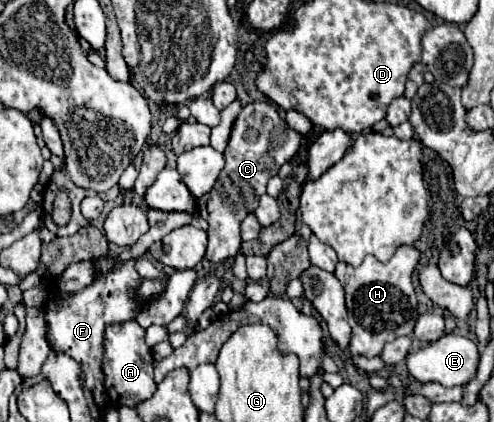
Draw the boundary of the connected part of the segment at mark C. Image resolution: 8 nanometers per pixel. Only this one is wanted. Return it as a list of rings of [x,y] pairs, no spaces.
[[[249,103],[241,109],[237,121],[233,123],[231,139],[225,149],[225,169],[221,171],[217,185],[207,195],[197,201],[199,215],[207,221],[207,259],[213,263],[221,263],[229,257],[235,257],[241,249],[239,225],[241,221],[253,213],[259,205],[259,197],[265,193],[267,181],[279,173],[279,167],[287,163],[299,149],[301,135],[293,131],[285,119],[279,117],[277,109],[271,103]]]

